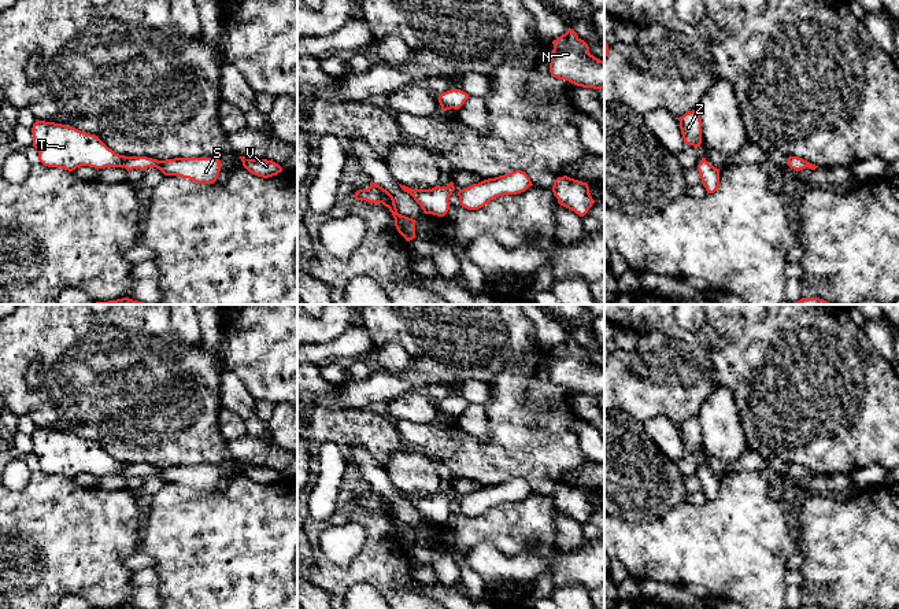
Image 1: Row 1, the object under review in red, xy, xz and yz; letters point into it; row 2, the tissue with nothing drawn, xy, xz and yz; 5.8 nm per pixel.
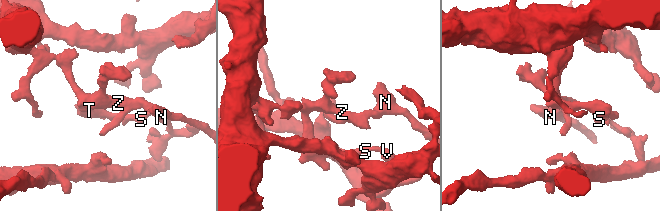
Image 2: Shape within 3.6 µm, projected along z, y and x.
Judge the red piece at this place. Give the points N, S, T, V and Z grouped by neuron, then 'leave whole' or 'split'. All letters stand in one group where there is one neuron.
N T Z / S V; split

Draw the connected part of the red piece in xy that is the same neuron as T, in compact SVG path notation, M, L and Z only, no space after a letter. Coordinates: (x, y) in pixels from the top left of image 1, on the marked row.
M37 119L32 133L38 160L48 167L60 167L69 171L81 166L97 170L125 167L127 171L151 167L151 159L115 154L97 136L73 126Z

